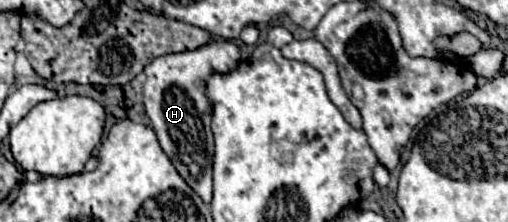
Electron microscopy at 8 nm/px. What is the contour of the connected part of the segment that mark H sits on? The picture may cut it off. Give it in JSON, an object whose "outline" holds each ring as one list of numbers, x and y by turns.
{"outline":[[214,40,198,50,166,54,144,68,144,106,162,150,184,178,184,182,206,202,212,200,212,156,214,140,210,130,212,106,206,100,206,80,212,72,230,72,240,62,240,48,232,40]]}

